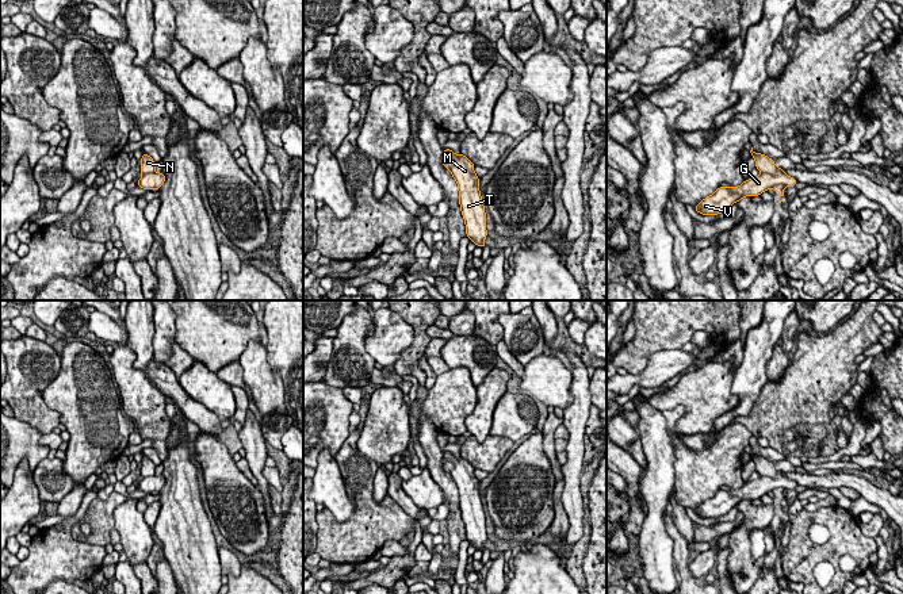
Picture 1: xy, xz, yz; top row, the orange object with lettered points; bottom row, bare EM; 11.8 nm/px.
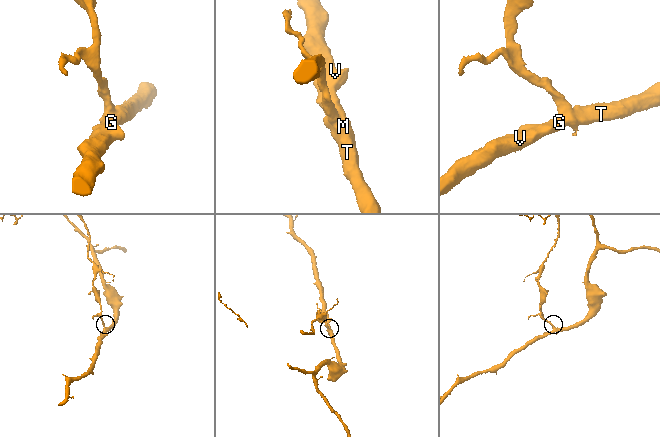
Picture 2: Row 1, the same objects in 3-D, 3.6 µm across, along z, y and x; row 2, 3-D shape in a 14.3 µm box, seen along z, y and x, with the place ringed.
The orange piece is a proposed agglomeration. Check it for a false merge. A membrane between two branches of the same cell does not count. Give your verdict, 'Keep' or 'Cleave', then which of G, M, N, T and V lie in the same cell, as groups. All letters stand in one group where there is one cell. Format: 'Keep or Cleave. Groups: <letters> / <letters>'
Cleave. Groups: G M T V / N

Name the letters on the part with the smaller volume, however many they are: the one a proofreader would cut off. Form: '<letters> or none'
N

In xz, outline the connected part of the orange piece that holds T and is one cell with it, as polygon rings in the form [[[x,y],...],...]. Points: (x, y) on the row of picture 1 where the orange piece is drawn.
[[[452,152],[454,166],[449,169],[458,184],[459,204],[466,225],[466,235],[482,249],[487,237],[486,211],[479,191],[479,177],[474,172],[475,165],[462,153]]]

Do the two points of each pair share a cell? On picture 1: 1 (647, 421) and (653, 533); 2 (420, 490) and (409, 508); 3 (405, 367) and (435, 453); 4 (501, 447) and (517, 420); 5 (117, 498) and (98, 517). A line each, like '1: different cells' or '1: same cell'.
1: same cell
2: different cells
3: different cells
4: different cells
5: same cell

